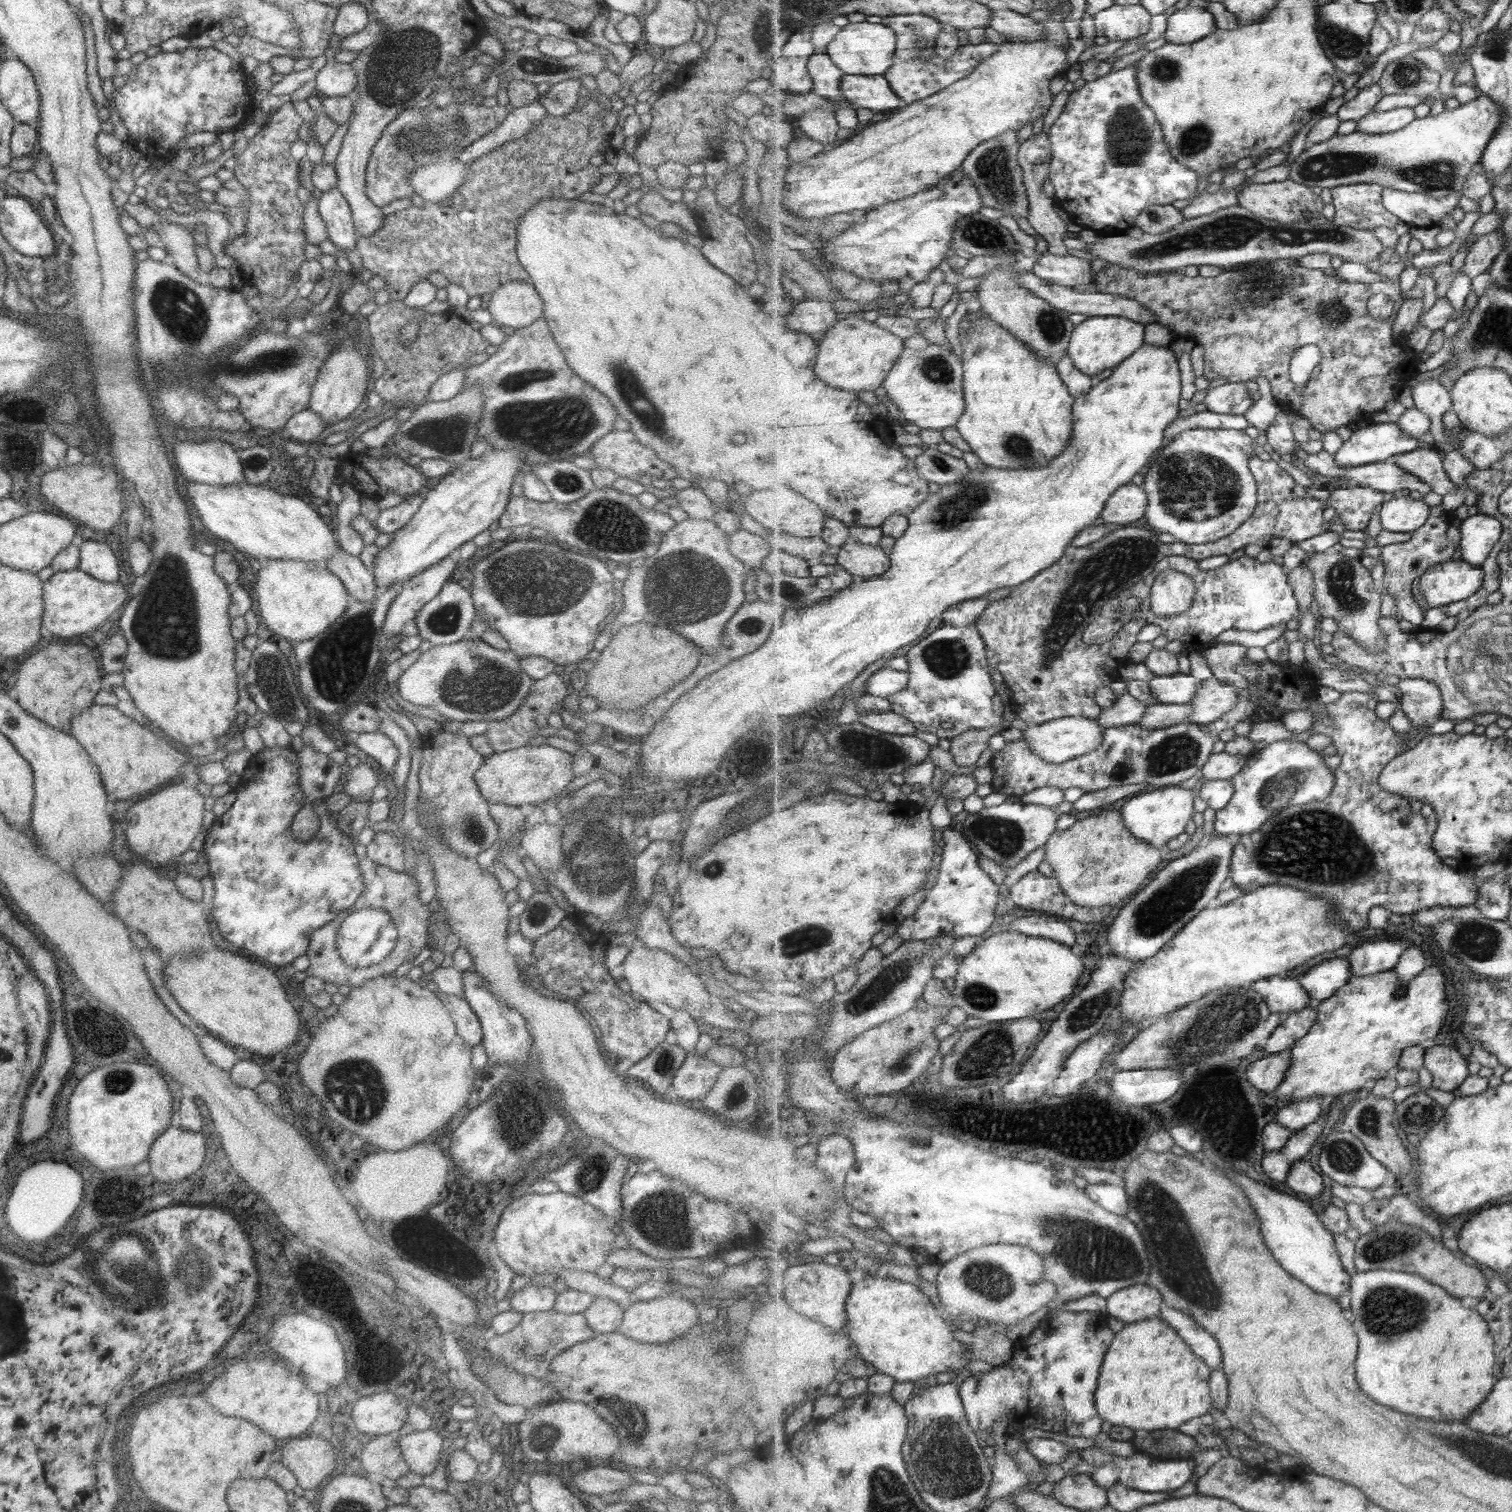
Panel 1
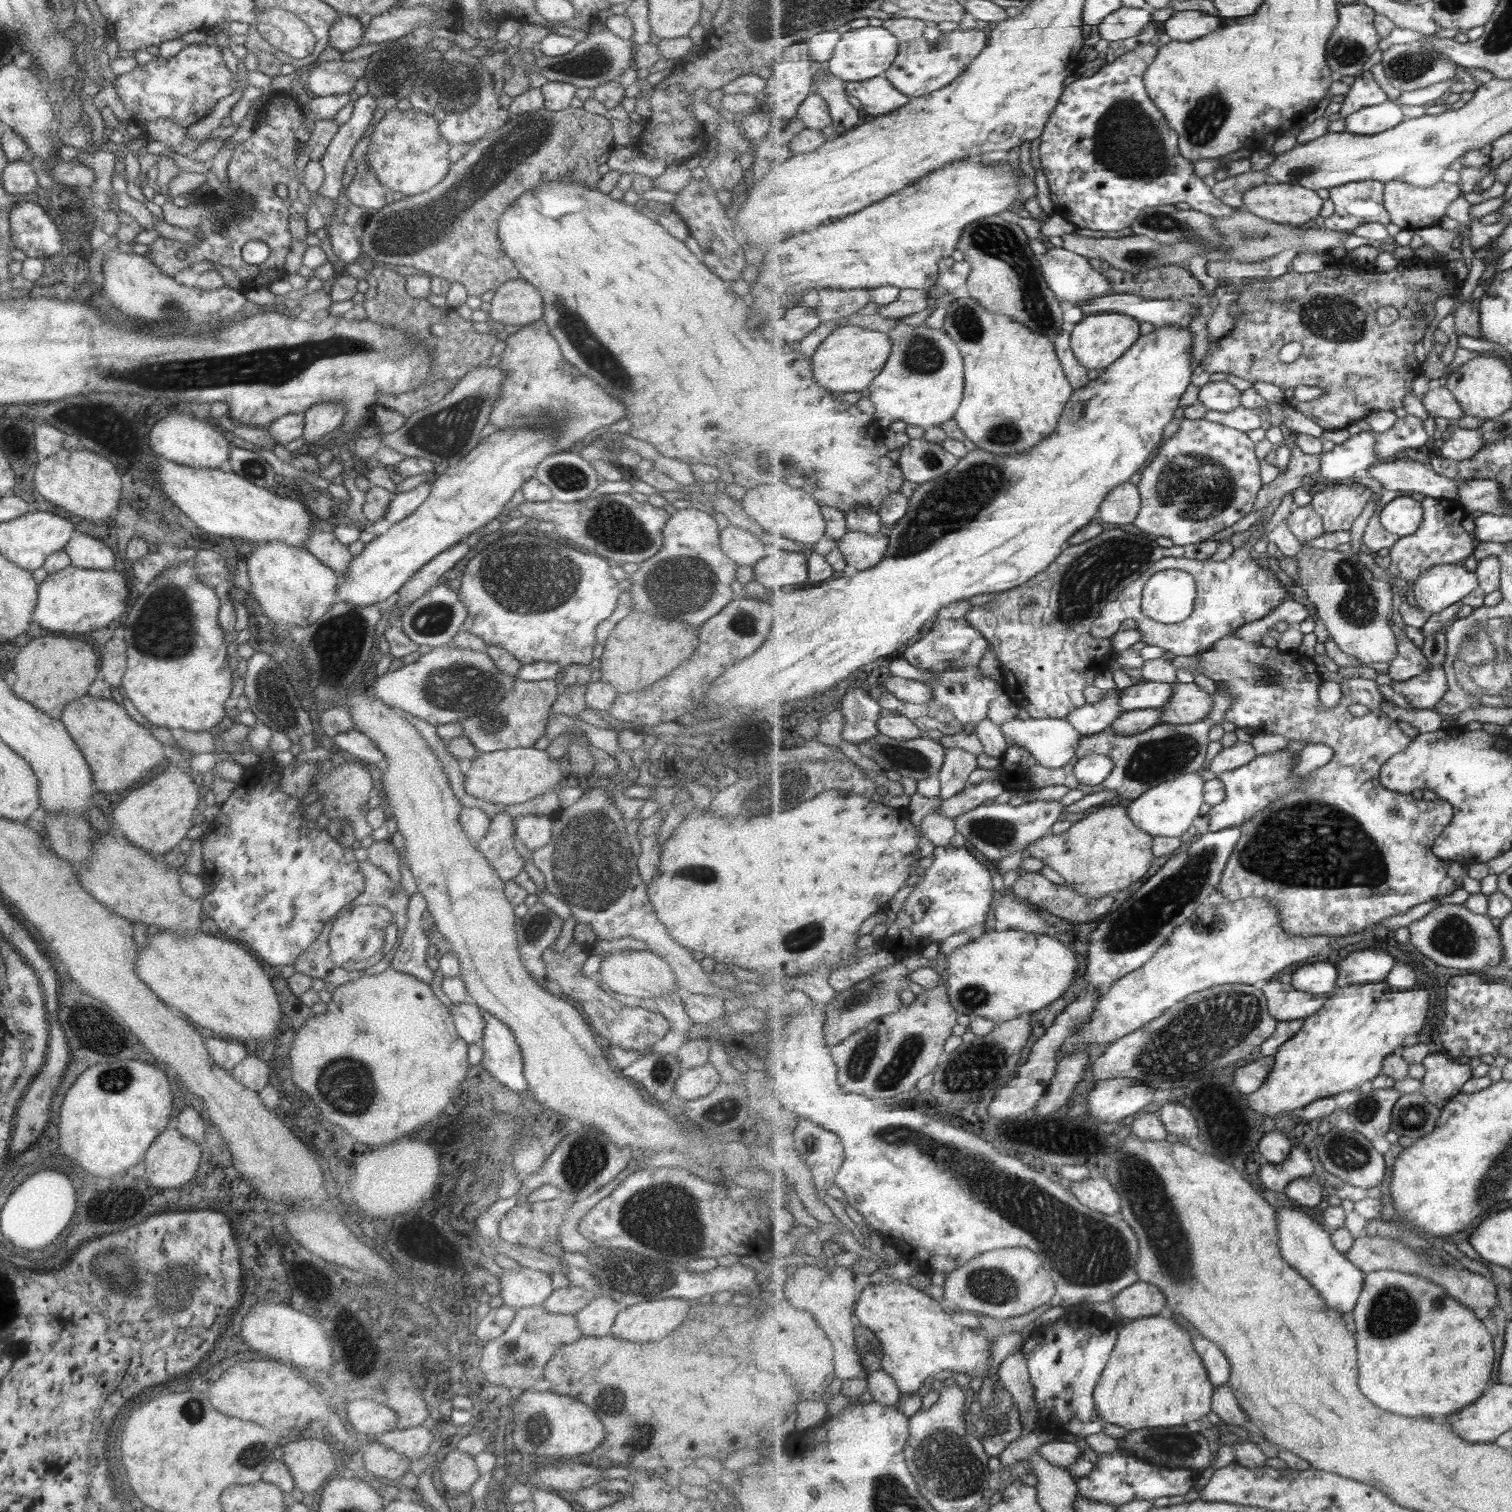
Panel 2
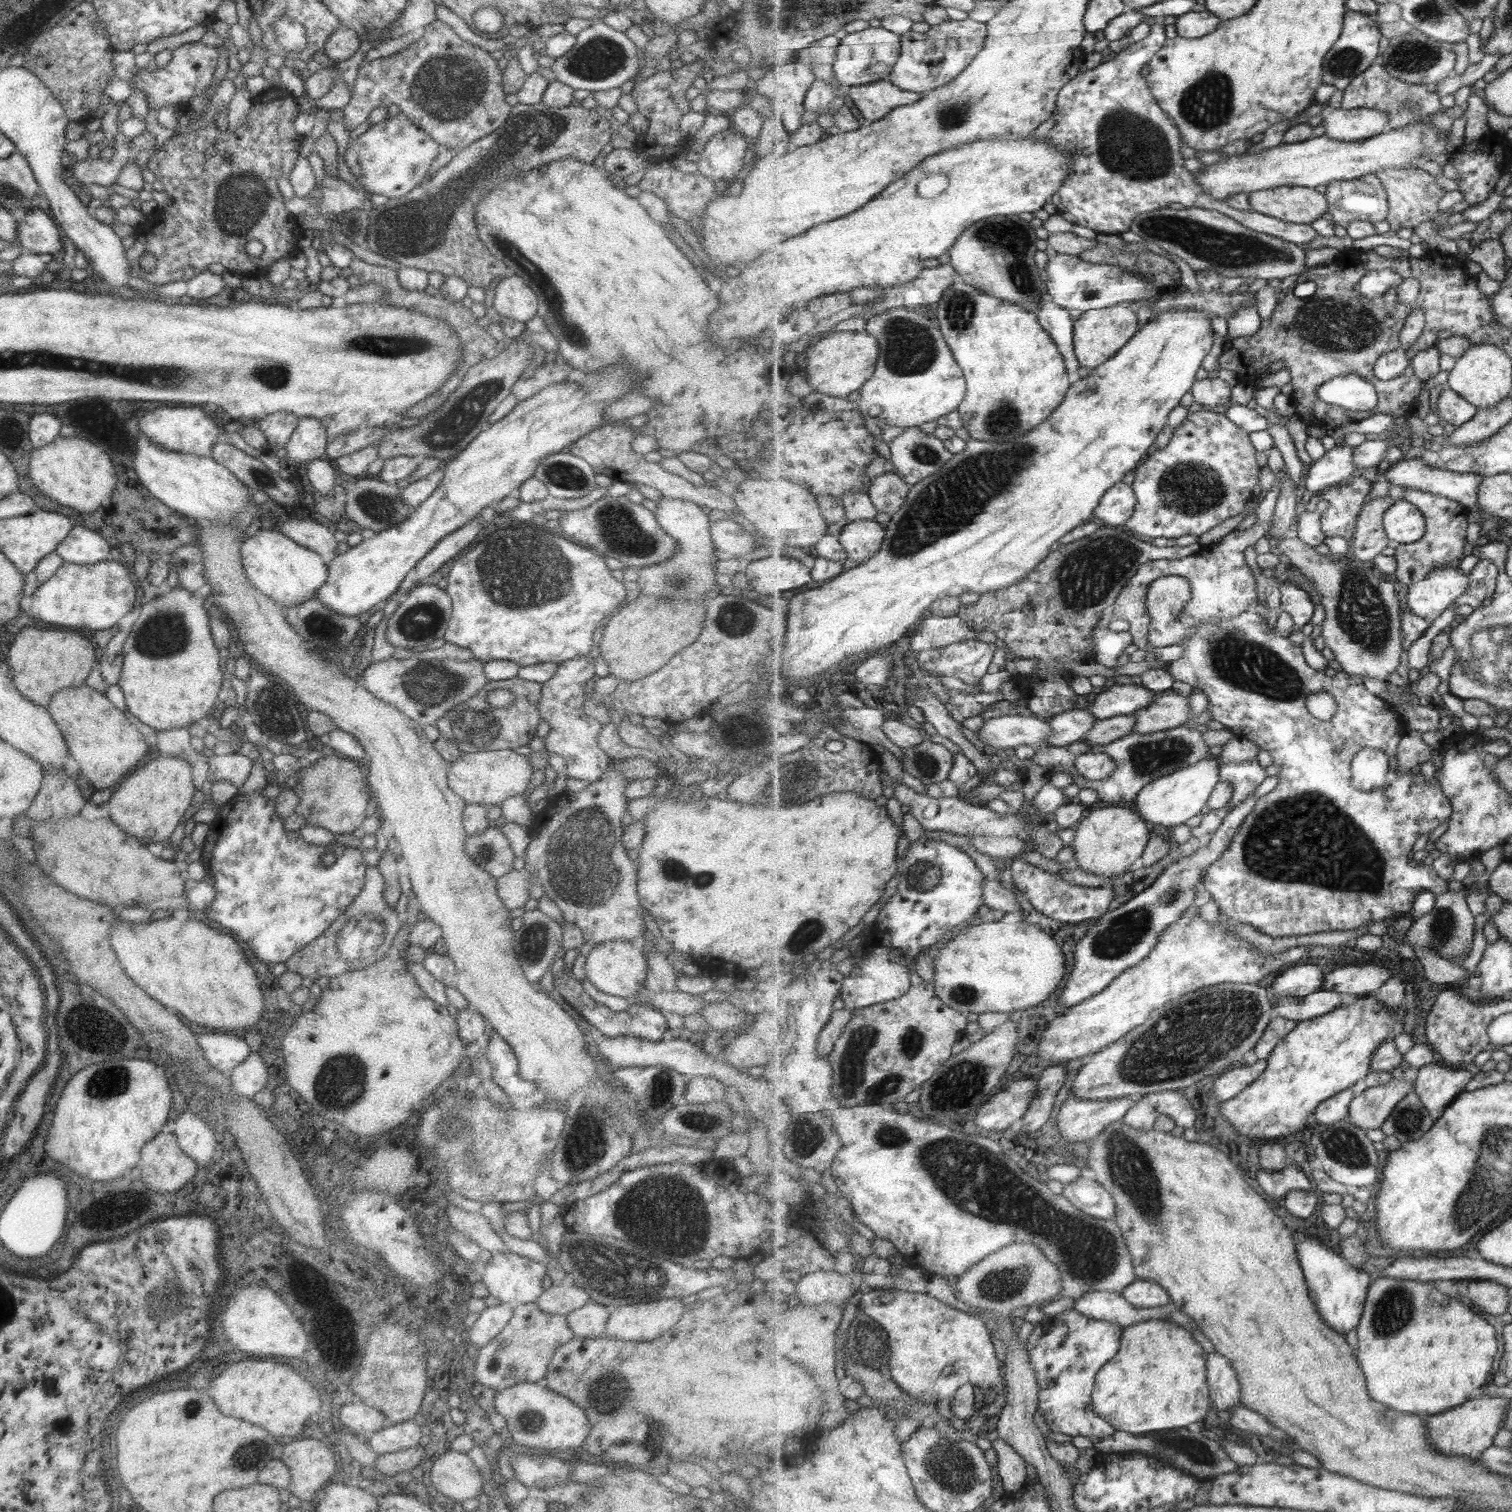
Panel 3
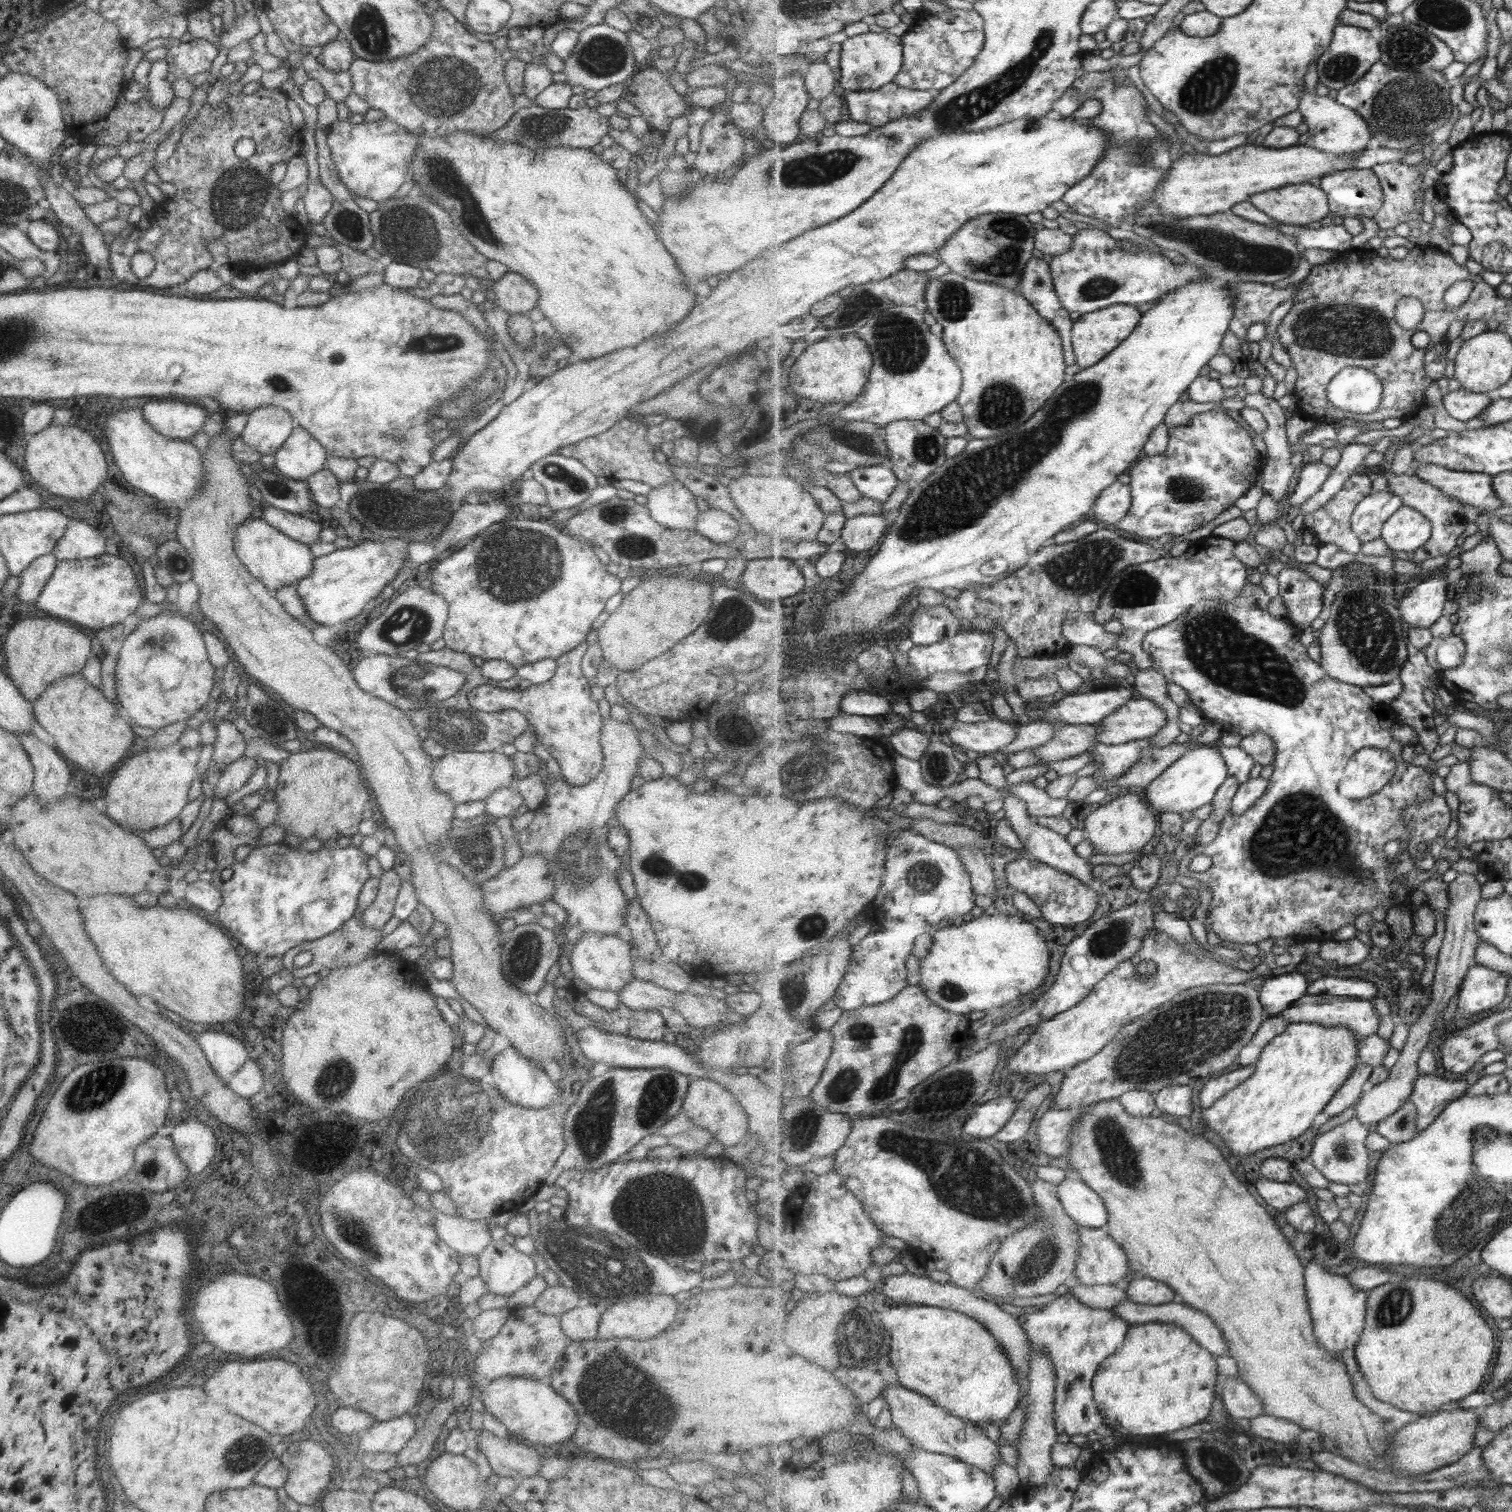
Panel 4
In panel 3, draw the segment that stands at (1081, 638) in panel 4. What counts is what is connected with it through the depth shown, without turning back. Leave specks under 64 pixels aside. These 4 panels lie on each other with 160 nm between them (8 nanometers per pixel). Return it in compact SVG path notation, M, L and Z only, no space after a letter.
M1099 626L1094 628L1095 660L1104 664L1107 668L1117 668L1119 656L1125 654L1125 650L1134 644L1133 635L1130 631L1113 631Z

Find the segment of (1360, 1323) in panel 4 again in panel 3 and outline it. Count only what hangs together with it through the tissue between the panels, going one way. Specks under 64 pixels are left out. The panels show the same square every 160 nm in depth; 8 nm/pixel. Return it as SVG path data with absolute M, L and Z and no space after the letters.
M1297 1232L1294 1239L1308 1289L1316 1300L1318 1312L1322 1314L1329 1326L1344 1335L1349 1330L1356 1330L1364 1314L1364 1304L1368 1299L1368 1290L1372 1286L1373 1276L1362 1269L1354 1268L1338 1249L1331 1247L1327 1242L1315 1240L1301 1232Z

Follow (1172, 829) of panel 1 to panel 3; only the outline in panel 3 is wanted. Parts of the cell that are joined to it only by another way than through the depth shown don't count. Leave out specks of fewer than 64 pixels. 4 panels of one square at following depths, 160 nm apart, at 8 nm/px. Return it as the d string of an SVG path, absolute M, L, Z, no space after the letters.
M1211 756L1200 760L1197 764L1181 768L1173 774L1162 776L1159 780L1141 789L1134 802L1135 810L1150 826L1161 824L1161 826L1170 828L1170 826L1185 824L1193 816L1201 814L1201 810L1208 806L1209 797L1221 782L1220 764L1221 759L1219 756Z

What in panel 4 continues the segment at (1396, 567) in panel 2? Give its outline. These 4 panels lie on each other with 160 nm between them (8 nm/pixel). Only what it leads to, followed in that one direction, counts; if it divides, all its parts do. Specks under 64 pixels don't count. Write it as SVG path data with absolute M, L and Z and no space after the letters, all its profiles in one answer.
M1390 468L1384 472L1388 480L1388 489L1401 496L1405 505L1416 508L1432 521L1432 539L1423 548L1414 552L1412 560L1416 564L1421 564L1429 558L1437 558L1437 556L1448 555L1449 552L1453 552L1457 548L1459 536L1465 532L1466 522L1462 515L1462 506L1455 499L1441 492L1437 487L1425 483L1416 475L1411 476L1406 472L1400 476L1393 476L1390 473Z

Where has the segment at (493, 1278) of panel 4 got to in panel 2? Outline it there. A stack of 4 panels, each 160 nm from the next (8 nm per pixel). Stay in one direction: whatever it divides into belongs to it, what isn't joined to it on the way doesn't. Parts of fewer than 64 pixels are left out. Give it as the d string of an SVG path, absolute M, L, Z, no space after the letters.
M521 1267L515 1271L502 1273L498 1280L498 1292L502 1304L511 1308L527 1308L542 1306L543 1301L551 1294L551 1281L544 1272L536 1269Z

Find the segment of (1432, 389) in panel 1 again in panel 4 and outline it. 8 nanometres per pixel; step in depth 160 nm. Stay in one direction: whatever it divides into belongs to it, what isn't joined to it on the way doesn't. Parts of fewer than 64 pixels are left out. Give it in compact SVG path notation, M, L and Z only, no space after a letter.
M1460 388L1448 392L1443 397L1443 405L1453 419L1464 423L1483 415L1494 399L1487 392L1469 392Z

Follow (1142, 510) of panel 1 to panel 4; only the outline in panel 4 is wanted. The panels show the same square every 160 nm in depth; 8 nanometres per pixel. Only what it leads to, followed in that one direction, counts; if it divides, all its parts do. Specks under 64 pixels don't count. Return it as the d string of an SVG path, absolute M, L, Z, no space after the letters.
M1121 482L1114 483L1102 491L1100 498L1096 500L1095 517L1107 524L1120 523L1129 514L1132 502L1131 486Z

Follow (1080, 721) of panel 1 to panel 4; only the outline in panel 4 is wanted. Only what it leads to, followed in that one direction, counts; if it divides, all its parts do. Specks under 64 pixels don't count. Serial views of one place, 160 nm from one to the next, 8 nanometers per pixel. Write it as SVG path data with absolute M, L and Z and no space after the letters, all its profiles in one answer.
M995 716L987 722L971 724L956 720L945 734L956 749L993 754L1015 742L1020 725L1018 721L999 720Z

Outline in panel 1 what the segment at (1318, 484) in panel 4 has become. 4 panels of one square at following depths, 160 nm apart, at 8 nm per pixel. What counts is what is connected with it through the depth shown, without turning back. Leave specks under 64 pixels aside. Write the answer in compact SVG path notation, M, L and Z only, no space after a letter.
M1373 422L1355 431L1334 457L1341 468L1357 468L1392 461L1396 456L1413 452L1422 445L1421 440L1405 434L1396 422Z

